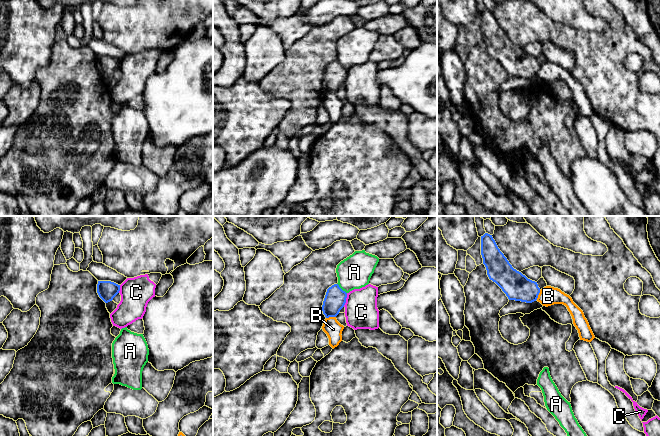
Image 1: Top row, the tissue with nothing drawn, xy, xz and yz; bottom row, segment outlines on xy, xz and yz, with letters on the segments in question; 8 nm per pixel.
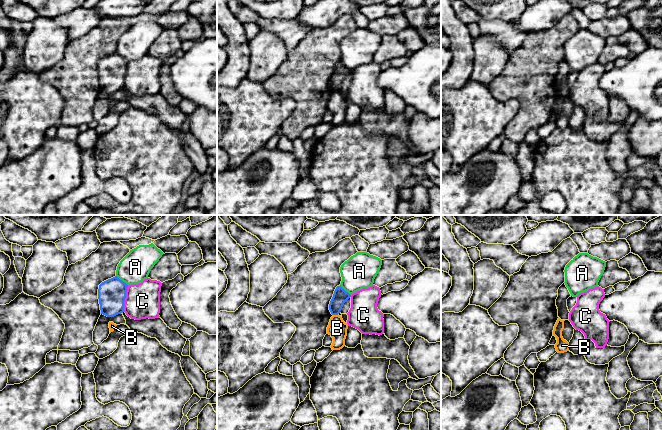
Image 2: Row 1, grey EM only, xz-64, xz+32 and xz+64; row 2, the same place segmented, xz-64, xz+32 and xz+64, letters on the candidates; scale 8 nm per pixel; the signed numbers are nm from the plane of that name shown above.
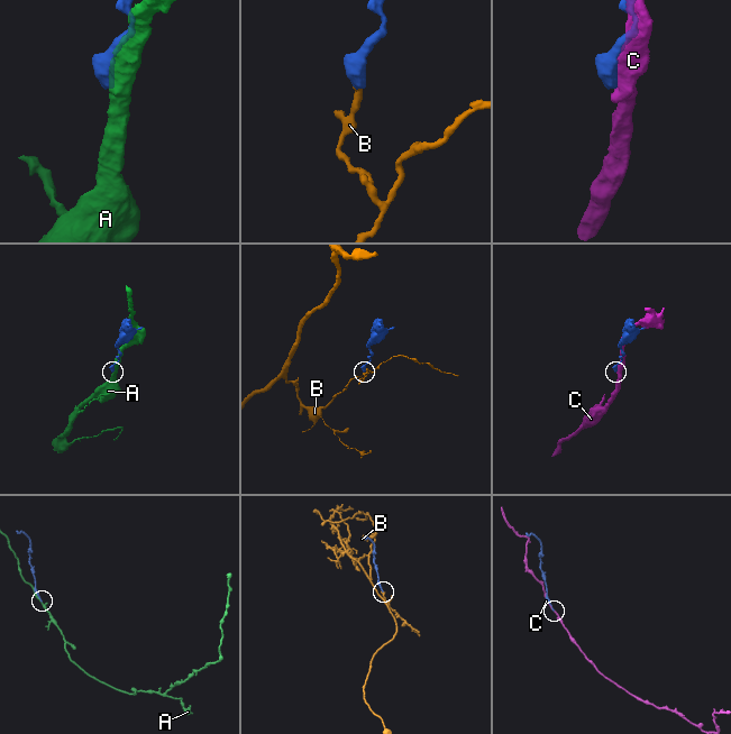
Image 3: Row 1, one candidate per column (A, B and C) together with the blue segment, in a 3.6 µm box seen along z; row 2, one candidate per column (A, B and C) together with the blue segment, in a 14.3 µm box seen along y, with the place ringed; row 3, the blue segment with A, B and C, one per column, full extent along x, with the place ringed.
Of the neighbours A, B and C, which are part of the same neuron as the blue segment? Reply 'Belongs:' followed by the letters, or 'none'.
Belongs: none

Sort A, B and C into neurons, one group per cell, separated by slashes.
A / B / C

